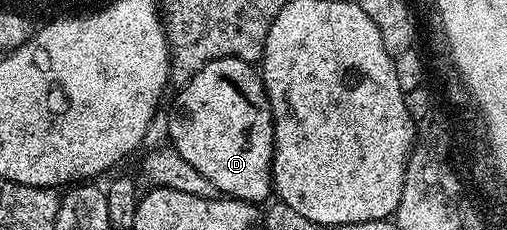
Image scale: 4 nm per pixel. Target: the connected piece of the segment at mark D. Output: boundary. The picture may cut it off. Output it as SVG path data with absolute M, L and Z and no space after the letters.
M220 58L207 64L199 72L195 72L193 79L186 86L180 87L176 93L177 99L173 102L173 111L169 114L169 138L173 141L170 142L172 149L176 150L179 156L183 156L183 160L187 160L187 164L191 164L191 168L195 168L195 172L199 172L199 176L207 176L207 180L211 180L211 184L215 184L218 195L238 198L254 204L261 204L265 197L270 197L273 189L273 113L271 104L267 100L265 86L261 82L260 73L250 63L238 58Z

